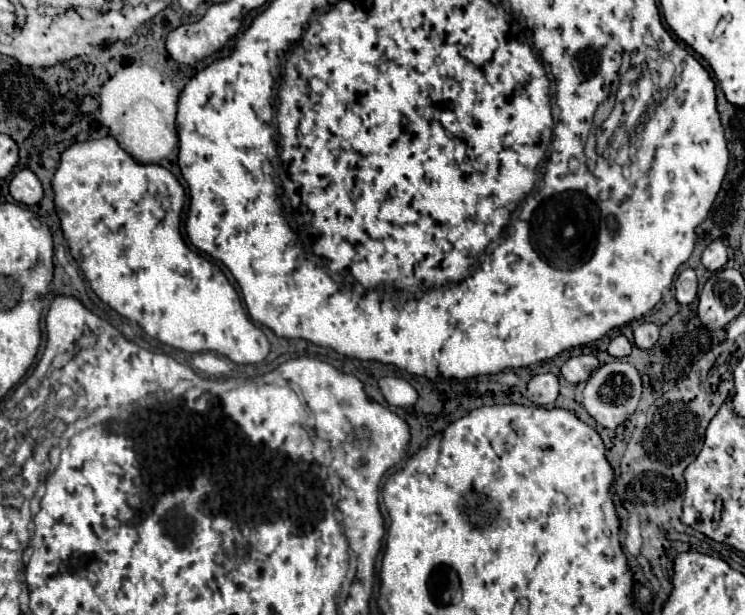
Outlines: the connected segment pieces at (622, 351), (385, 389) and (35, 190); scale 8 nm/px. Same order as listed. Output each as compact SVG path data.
M617 335L617 337L609 343L607 351L609 351L609 355L613 355L613 357L619 359L619 357L625 357L625 355L631 353L631 343L629 343L629 339L627 339L625 335Z
M383 377L379 379L379 389L389 405L407 407L417 401L417 391L405 381L397 377Z
M21 169L15 173L15 177L9 183L9 193L15 201L23 203L23 205L37 205L43 197L43 187L37 179L37 175L33 175L33 171L29 169Z

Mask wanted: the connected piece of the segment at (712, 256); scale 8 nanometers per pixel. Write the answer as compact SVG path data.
M711 241L705 251L703 251L703 257L701 257L703 265L709 269L709 271L719 271L725 267L727 263L727 245L723 241Z

